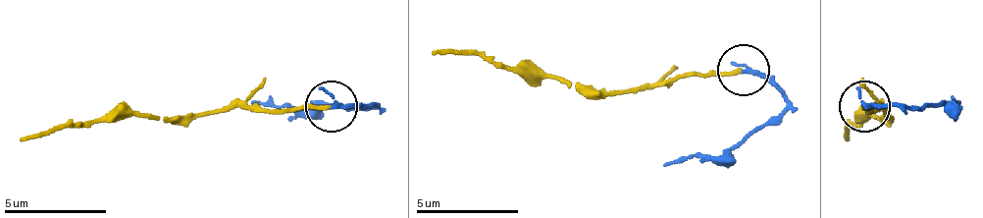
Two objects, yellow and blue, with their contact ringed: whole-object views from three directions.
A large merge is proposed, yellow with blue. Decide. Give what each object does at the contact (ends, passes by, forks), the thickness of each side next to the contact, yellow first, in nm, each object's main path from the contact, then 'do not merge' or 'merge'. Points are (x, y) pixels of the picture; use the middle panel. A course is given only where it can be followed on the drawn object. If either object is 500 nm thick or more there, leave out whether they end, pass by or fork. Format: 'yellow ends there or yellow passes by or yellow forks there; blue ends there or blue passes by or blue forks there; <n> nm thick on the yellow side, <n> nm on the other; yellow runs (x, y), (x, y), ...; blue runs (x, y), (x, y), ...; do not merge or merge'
yellow ends there; blue passes by; 200 nm thick on the yellow side, 160 nm on the other; yellow runs (742, 72), (583, 91), (521, 77), (464, 51), (434, 56); blue runs (742, 72), (757, 72), (783, 107), (716, 159), (665, 164); merge

